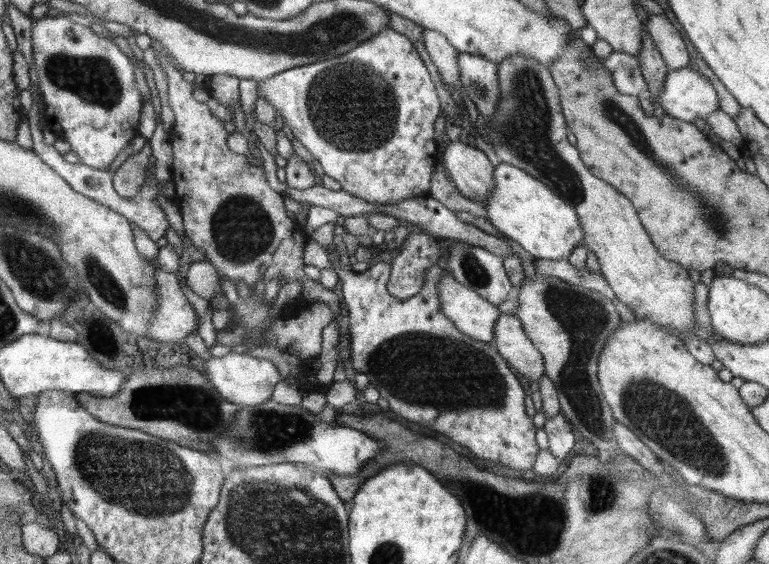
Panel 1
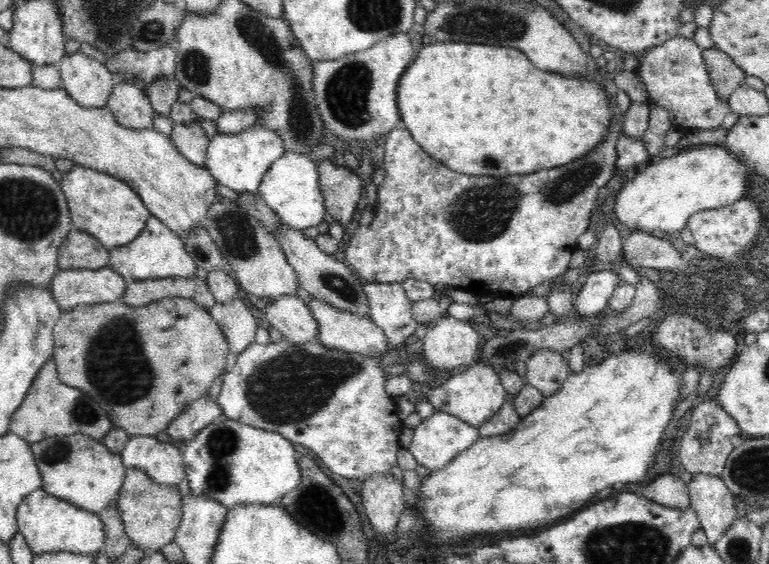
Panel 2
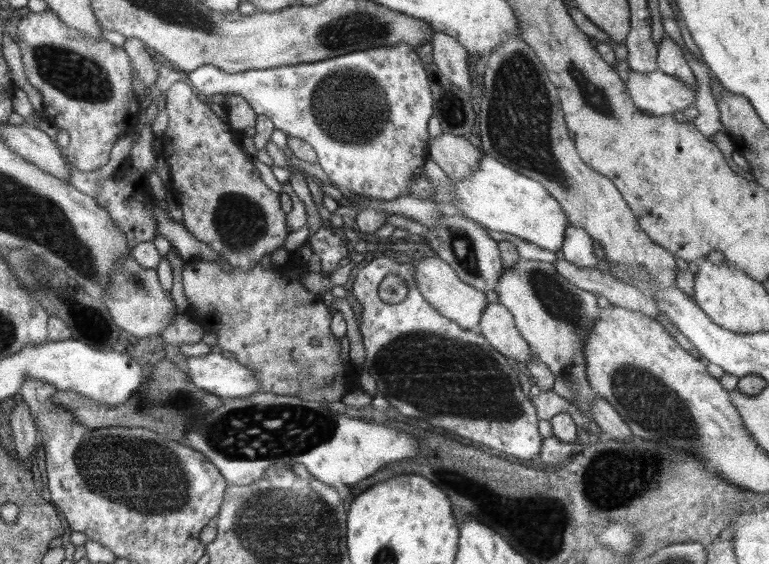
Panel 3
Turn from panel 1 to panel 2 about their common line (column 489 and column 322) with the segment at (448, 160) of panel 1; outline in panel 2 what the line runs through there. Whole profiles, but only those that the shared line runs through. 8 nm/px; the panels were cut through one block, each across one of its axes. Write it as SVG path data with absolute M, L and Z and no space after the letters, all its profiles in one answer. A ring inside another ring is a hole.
M330 161L316 162L319 187L326 211L345 229L354 216L356 202L364 193L364 188L357 173L352 173L348 167Z

